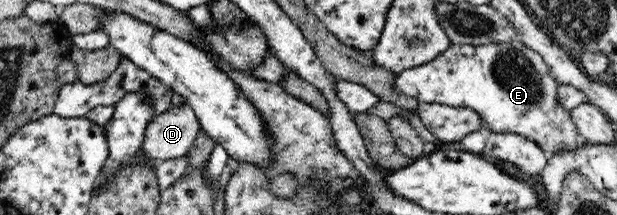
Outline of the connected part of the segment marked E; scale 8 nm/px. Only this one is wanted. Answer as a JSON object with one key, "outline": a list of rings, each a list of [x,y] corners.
{"outline":[[[519,39],[489,43],[489,45],[454,45],[447,47],[429,63],[401,71],[396,74],[394,87],[407,97],[418,102],[439,103],[449,107],[468,107],[476,111],[485,129],[495,133],[515,133],[534,141],[548,155],[569,152],[577,149],[585,141],[572,121],[571,112],[565,110],[557,100],[557,87],[560,83],[551,76],[547,62],[534,49],[527,47]]]}

